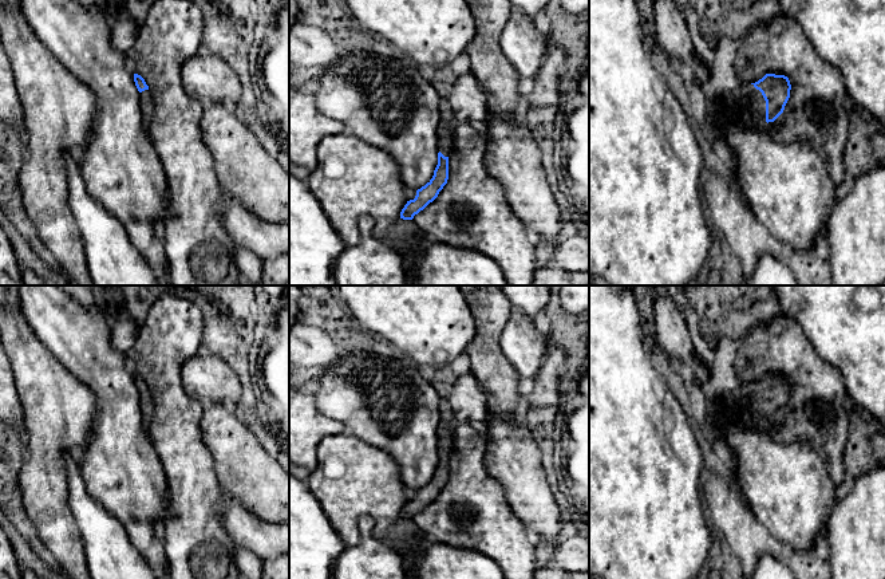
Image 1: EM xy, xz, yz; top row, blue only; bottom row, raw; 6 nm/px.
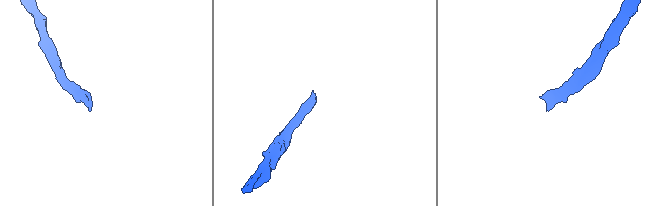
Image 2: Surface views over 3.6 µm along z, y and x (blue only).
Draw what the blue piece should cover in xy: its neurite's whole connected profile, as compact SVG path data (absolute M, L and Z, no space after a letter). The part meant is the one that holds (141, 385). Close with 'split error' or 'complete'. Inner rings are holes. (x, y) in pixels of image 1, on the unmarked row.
M134 374L134 382L139 391L139 406L142 411L142 421L145 426L150 425L153 415L154 415L154 403L153 403L153 395L149 390L149 386L146 385L145 379Z | split error

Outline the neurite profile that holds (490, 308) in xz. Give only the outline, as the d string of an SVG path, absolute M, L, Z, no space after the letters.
M498 285L459 288L475 322L475 335L465 351L471 361L471 374L487 394L489 413L517 421L521 378L501 350L501 334L510 319L513 304Z

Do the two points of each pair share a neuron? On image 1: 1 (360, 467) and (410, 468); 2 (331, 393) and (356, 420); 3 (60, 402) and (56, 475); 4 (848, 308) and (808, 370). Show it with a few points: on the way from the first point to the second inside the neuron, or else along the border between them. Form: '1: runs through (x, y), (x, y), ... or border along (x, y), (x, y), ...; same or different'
1: border along (375, 448), (395, 461), (406, 487); different
2: runs through (338, 400), (351, 413); same
3: runs through (56, 420), (55, 457); same
4: border along (799, 327), (813, 349), (841, 374); different

